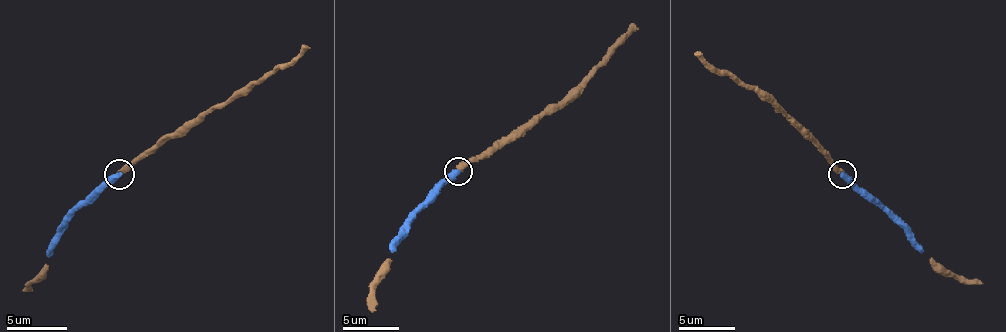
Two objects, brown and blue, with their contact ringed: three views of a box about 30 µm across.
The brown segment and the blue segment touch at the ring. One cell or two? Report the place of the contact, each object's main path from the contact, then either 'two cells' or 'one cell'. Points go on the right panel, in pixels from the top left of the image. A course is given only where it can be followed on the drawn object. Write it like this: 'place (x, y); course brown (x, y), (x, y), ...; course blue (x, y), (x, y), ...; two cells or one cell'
place (842, 174); course brown (841, 175), (782, 112), (753, 89), (714, 72), (694, 53); course blue (841, 175), (892, 217), (924, 251); one cell

